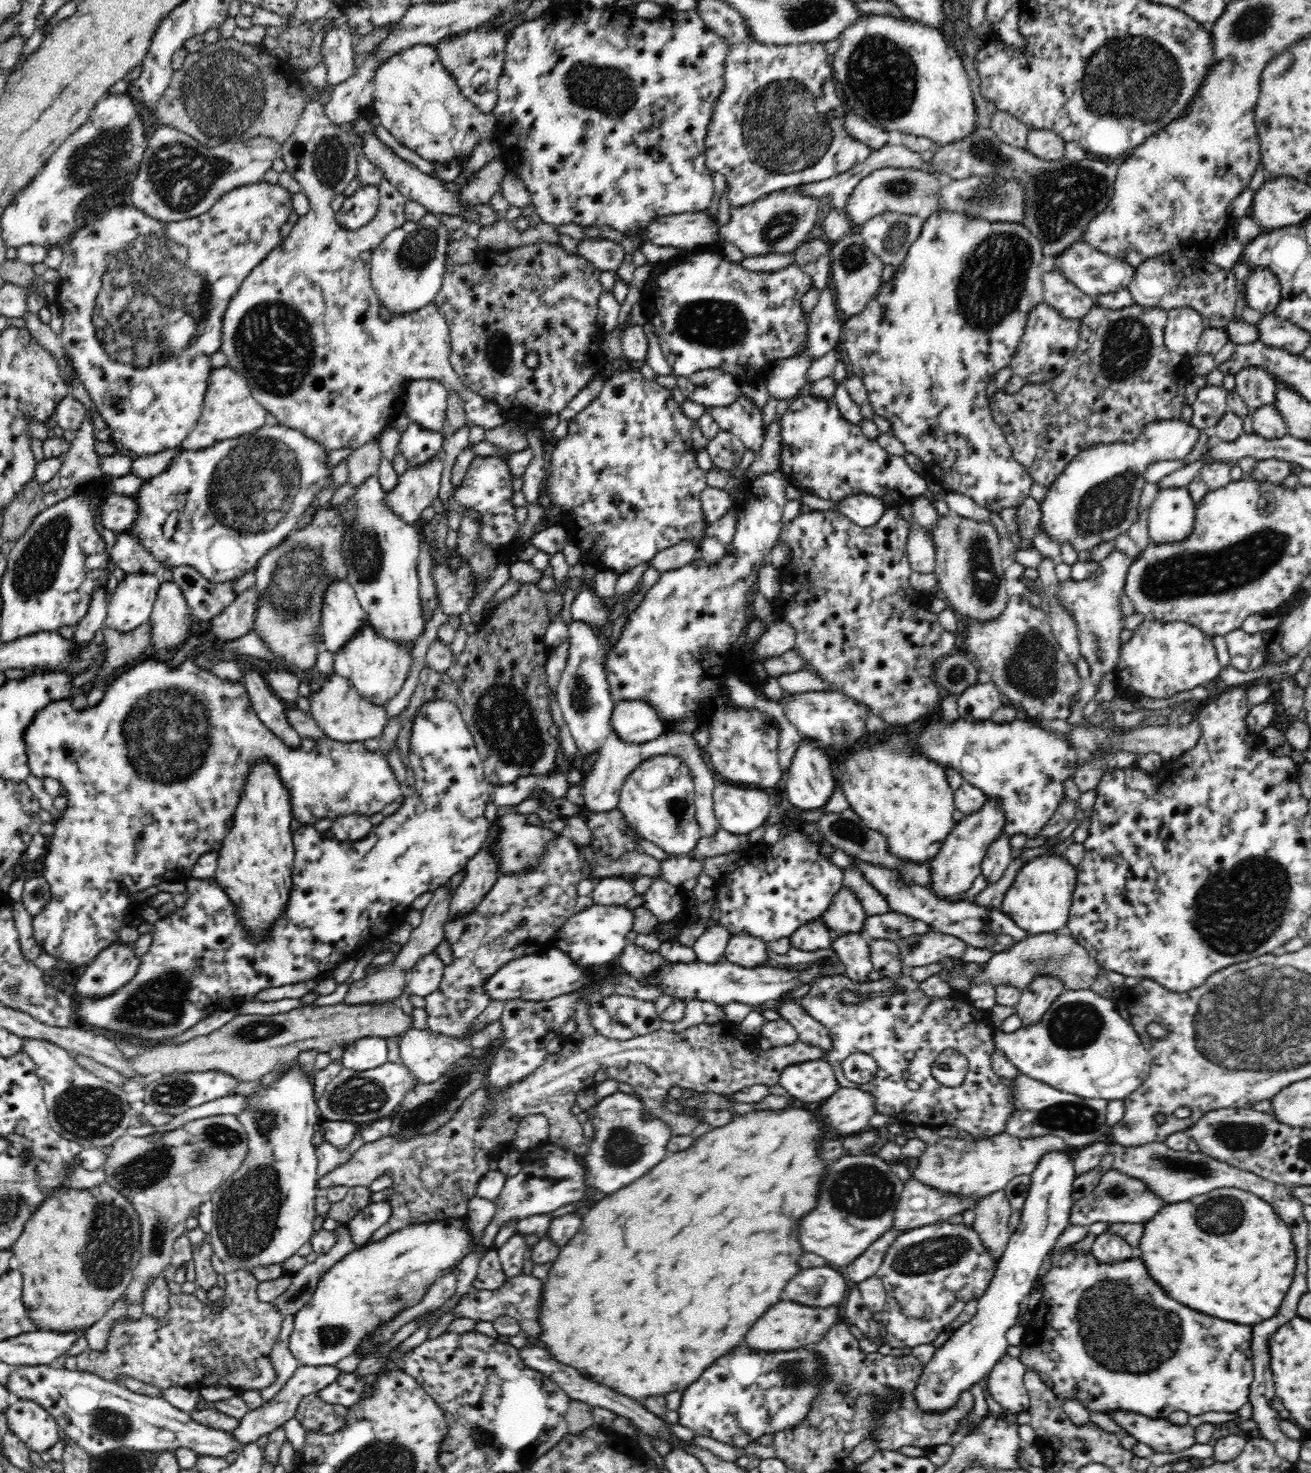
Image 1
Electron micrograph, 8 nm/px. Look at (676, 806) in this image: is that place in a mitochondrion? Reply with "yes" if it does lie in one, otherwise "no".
yes

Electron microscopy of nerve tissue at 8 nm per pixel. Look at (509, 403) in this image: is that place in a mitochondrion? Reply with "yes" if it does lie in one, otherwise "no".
no

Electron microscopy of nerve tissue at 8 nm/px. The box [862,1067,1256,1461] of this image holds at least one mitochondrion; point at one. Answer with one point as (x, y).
(1110, 1322)

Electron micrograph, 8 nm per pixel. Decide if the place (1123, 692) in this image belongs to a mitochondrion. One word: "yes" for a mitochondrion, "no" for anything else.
no

